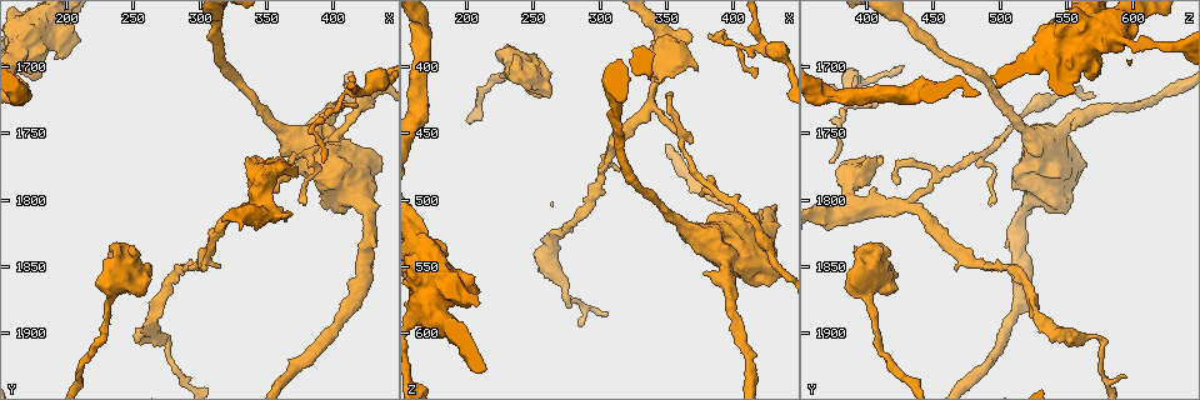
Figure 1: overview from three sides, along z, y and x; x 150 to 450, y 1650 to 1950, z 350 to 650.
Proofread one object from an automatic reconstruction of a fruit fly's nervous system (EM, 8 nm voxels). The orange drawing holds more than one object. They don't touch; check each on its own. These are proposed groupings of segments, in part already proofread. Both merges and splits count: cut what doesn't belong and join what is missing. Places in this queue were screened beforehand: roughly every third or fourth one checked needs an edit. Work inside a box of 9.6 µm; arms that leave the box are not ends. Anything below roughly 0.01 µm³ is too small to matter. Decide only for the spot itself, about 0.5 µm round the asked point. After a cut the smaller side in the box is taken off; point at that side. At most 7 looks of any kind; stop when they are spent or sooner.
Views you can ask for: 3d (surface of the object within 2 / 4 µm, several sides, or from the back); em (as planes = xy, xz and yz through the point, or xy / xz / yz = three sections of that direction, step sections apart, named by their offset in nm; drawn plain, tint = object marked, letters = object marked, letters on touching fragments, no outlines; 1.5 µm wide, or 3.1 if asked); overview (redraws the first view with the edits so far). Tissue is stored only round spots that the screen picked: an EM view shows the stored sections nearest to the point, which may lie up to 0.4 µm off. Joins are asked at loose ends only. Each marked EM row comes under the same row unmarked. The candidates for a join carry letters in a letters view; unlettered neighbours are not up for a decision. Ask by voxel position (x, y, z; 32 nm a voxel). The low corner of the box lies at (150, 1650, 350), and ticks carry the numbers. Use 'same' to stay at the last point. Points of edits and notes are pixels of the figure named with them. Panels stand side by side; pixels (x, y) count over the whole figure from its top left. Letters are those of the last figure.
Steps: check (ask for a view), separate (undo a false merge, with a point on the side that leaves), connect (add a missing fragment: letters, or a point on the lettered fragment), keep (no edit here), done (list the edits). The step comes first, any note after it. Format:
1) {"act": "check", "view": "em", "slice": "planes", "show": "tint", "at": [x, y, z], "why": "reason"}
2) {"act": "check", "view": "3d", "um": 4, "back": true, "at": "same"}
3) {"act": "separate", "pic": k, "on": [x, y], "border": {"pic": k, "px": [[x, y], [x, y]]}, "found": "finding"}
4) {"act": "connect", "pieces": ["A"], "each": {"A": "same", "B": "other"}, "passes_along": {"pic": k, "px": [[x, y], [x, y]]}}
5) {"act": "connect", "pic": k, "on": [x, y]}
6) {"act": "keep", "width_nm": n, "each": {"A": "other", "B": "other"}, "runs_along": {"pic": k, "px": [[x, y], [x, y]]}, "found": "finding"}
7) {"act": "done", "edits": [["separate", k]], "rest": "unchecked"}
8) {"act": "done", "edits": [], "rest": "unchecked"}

{"act": "check", "view": "3d", "um": 4, "at": [394, 1772, 374], "why": "thin end"}

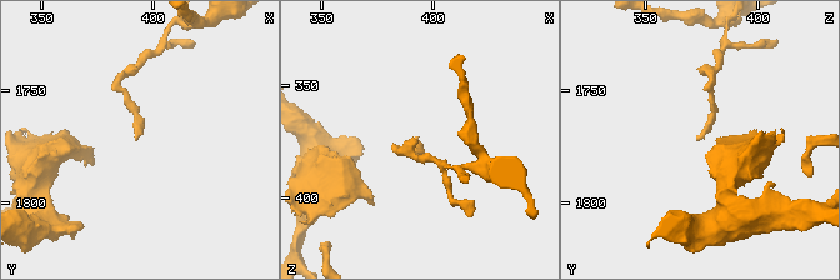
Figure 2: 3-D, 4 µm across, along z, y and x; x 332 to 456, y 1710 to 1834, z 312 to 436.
{"act": "check", "view": "em", "slice": "xy", "step": 8, "show": "letters", "at": [393, 1772, 373]}

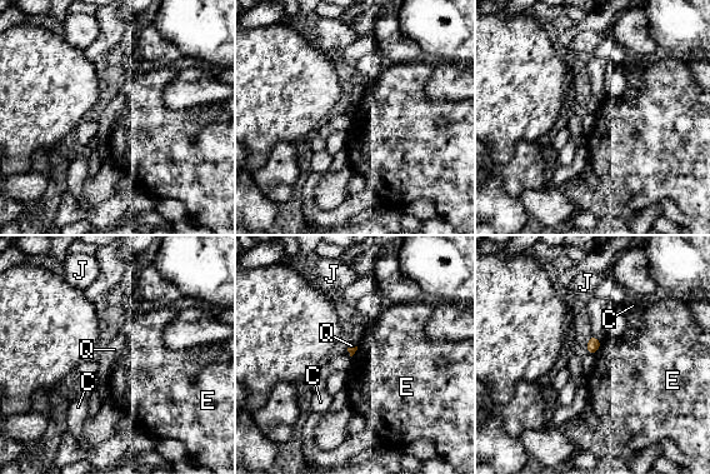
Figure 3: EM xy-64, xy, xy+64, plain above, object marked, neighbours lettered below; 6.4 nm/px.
{"act": "check", "view": "em", "slice": "yz", "step": 4, "show": "letters", "at": "same", "why": "another direction"}

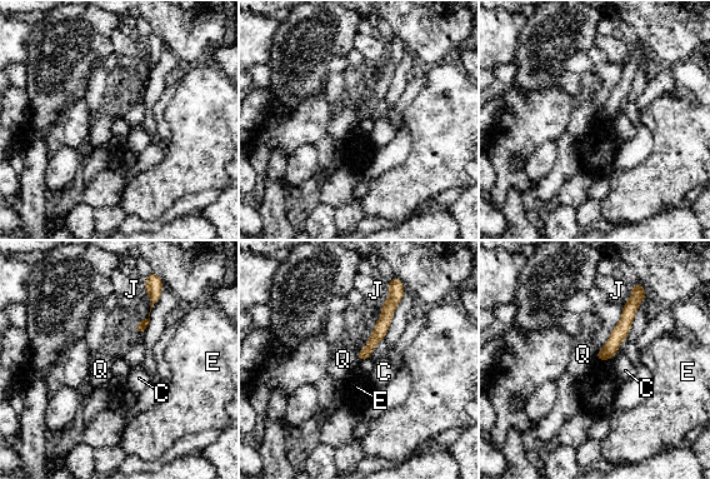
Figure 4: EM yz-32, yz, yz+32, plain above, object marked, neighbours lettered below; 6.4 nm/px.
{"act": "keep", "longest_contact_nm": ["J", 130], "each": {"C": "other", "E": "other", "J": "other", "Q": "other"}, "border": {"pic": 4, "px": [[595, 358], [604, 360]]}, "found": "none of them fits"}

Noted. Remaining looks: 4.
{"act": "check", "view": "3d", "um": 4, "at": [432, 1722, 542], "why": "sudden change in width"}

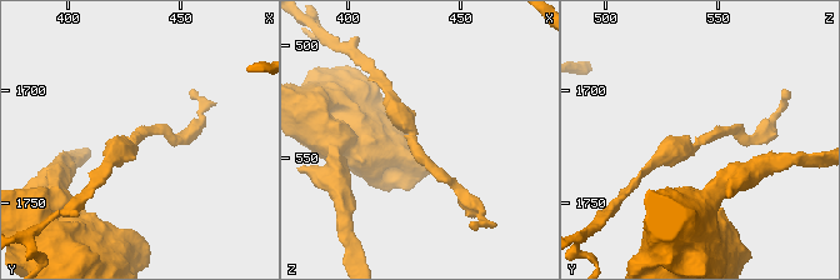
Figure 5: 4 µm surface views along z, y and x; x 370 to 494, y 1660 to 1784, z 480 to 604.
{"act": "check", "view": "em", "slice": "xy", "step": 4, "show": "letters", "at": [429, 1722, 543]}

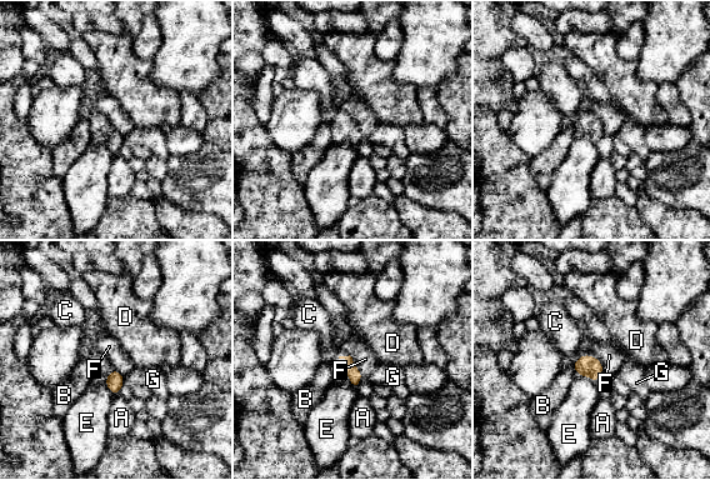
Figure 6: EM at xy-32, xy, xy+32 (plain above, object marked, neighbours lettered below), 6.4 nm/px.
{"act": "keep", "width_nm": 70, "each": {"A": "other", "B": "other", "C": "other", "D": "other", "E": "other", "F": "other", "G": "other"}, "border": {"pic": 6, "px": [[598, 358], [603, 371]]}, "found": "continuous, no second neuron"}

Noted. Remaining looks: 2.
{"act": "done", "edits": [], "rest": "unchecked"}

